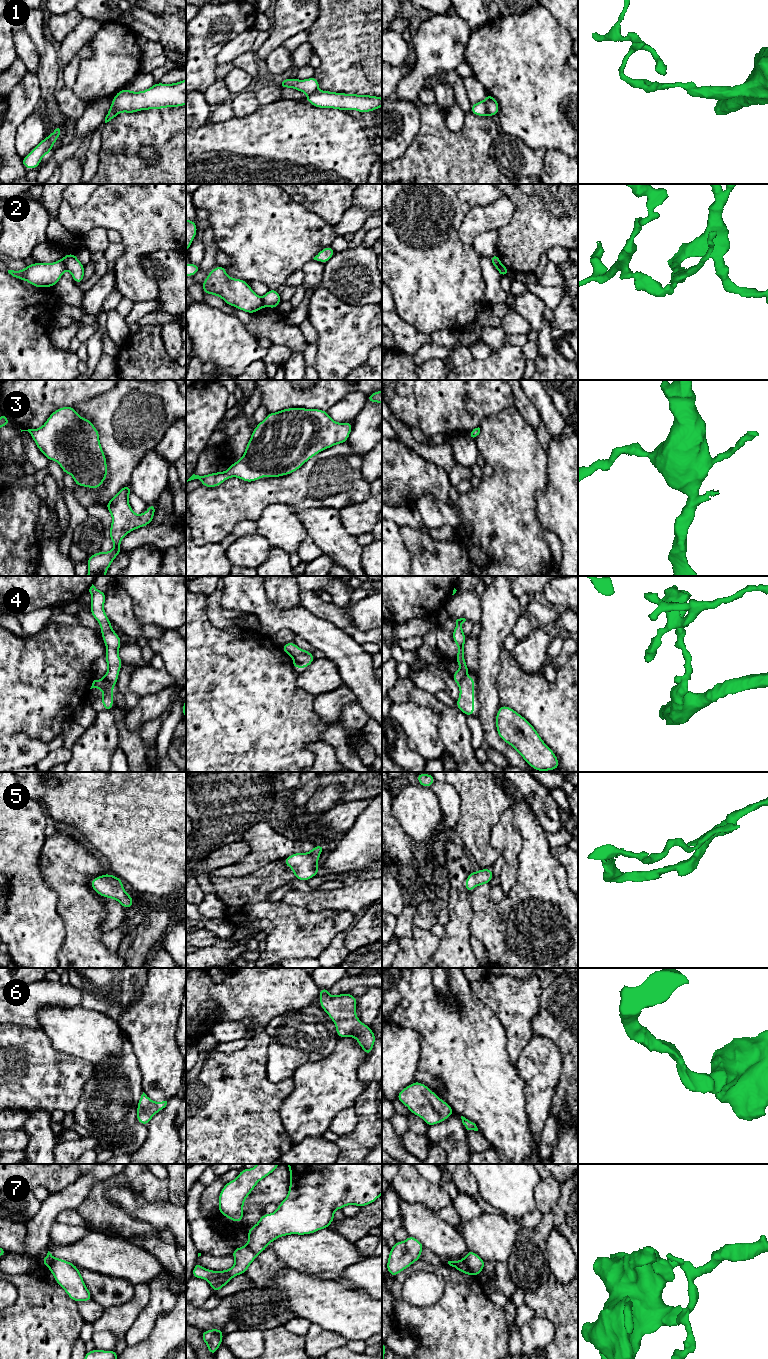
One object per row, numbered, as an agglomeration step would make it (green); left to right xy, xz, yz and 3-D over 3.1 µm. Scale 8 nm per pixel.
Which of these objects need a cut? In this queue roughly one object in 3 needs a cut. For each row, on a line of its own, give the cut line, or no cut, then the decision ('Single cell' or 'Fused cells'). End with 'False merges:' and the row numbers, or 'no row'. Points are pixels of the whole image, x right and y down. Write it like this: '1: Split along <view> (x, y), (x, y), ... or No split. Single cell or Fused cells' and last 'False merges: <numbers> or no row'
1: Split along yz (483, 101), (489, 114). Fused cells
2: Split along xy (61, 260), (66, 268). Fused cells
3: No split. Single cell
4: Split along xz (311, 653), (300, 653), (293, 657). Fused cells
5: No split. Single cell
6: No split. Single cell
7: Split along yz (463, 1258), (471, 1274). Fused cells
False merges: 1, 2, 4, 7

